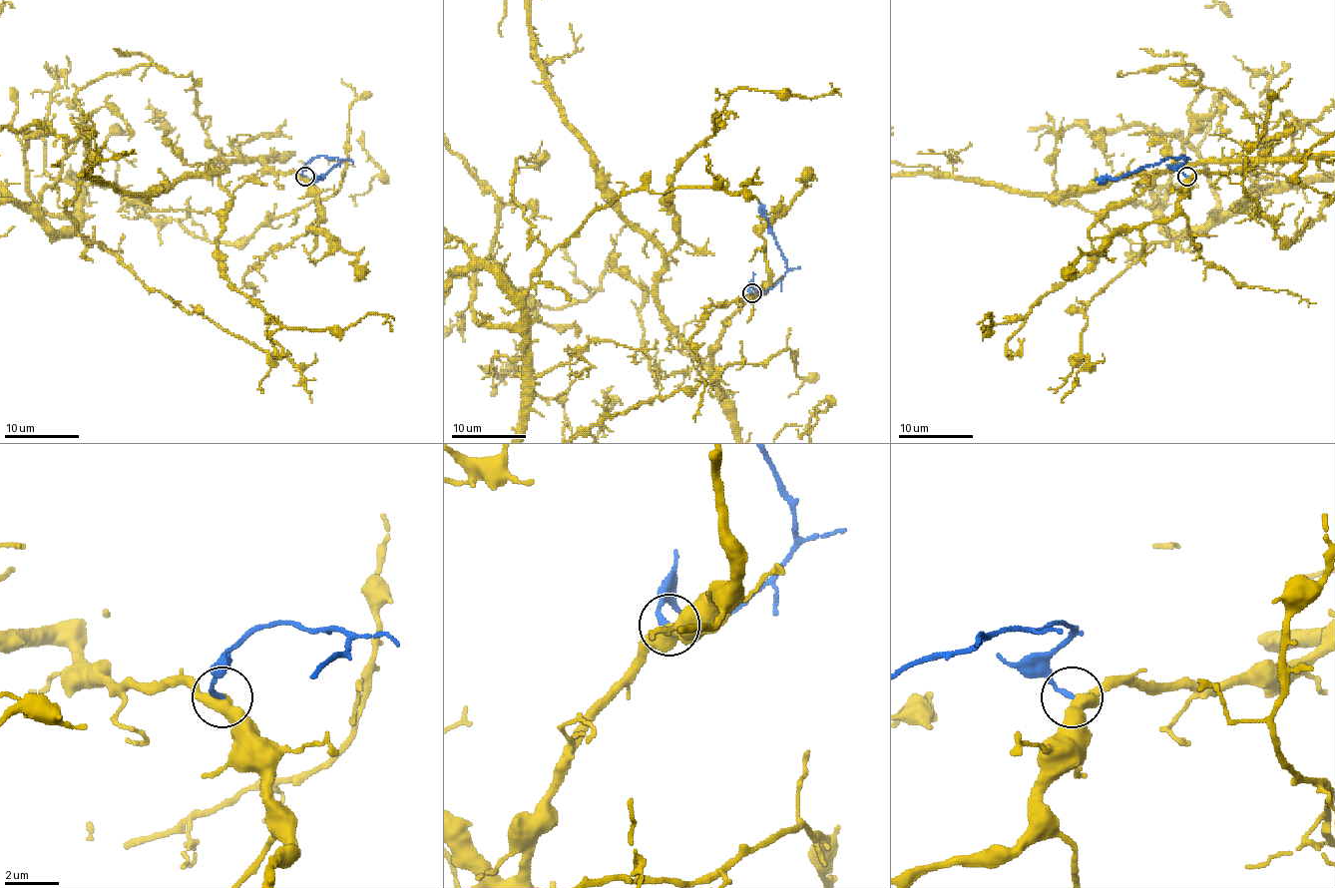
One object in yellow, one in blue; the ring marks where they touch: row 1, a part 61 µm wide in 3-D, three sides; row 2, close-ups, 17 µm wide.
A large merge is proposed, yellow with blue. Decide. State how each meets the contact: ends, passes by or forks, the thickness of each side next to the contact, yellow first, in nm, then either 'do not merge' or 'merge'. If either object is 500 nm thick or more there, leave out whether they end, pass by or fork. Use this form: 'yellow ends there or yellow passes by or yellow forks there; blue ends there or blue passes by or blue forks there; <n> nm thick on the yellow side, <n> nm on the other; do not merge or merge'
500 nm thick on the yellow side, 180 nm on the other; merge

